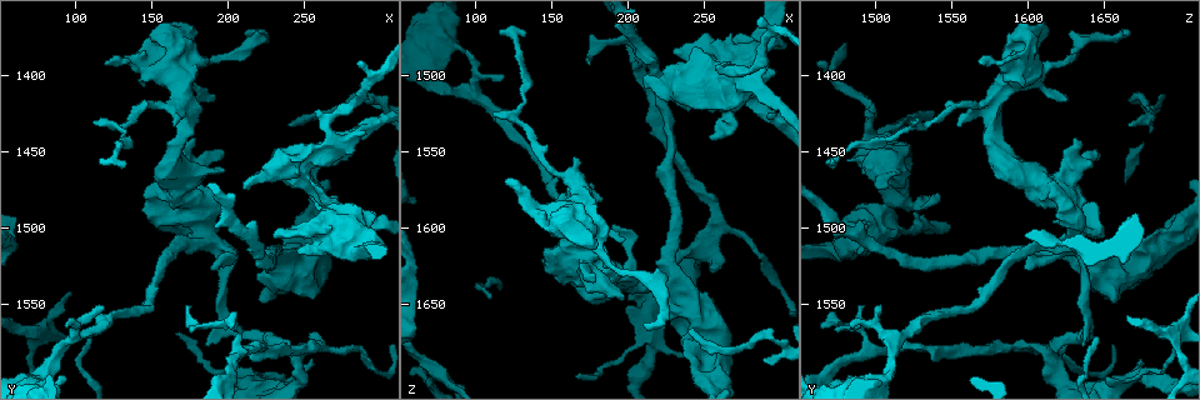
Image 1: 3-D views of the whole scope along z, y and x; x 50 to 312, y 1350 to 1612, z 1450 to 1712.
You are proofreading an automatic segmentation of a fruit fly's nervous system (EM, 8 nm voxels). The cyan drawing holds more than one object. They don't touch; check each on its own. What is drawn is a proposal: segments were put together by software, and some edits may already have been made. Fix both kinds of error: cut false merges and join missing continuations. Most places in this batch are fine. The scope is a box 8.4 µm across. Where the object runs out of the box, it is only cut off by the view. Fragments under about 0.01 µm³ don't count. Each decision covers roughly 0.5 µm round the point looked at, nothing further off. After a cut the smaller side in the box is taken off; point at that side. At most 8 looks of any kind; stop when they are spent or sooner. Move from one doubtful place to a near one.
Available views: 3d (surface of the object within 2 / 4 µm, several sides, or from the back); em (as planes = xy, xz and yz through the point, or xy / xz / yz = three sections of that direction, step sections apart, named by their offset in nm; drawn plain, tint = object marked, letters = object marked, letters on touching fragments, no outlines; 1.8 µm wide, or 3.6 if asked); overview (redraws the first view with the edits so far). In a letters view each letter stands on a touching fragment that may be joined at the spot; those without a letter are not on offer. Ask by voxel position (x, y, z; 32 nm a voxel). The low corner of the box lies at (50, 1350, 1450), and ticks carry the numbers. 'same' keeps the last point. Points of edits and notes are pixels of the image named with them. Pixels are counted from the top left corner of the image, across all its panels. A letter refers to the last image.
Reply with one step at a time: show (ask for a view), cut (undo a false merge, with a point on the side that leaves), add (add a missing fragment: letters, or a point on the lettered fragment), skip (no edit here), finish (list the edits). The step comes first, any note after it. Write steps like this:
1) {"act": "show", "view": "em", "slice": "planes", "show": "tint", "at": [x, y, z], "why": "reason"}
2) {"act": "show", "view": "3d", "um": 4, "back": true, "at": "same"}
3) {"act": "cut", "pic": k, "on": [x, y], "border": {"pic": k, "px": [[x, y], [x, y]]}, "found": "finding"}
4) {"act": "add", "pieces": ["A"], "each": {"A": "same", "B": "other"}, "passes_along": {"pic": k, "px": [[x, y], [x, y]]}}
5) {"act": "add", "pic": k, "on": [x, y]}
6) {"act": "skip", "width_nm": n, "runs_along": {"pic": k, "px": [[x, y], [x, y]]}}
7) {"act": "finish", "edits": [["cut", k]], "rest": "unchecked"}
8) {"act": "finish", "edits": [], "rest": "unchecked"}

{"act": "show", "view": "em", "slice": "planes", "show": "letters", "at": [246, 1514, 1490], "why": "thick end"}

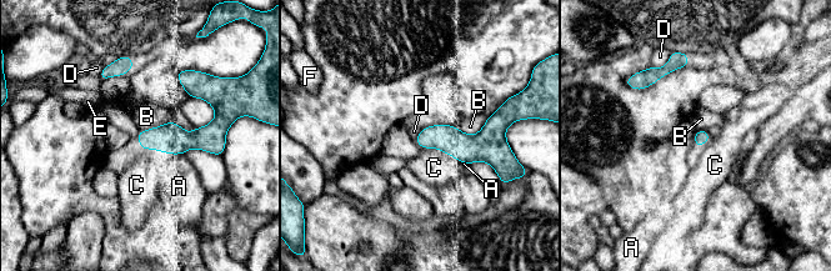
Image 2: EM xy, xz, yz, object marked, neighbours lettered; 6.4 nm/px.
{"act": "skip", "longest_contact_nm": ["B", 360], "each": {"A": "other", "B": "other", "C": "other", "D": "other", "E": "other", "F": "other"}, "runs_along": {"pic": 2, "px": [[495, 130], [484, 141], [419, 140]]}, "found": "no lettered fragment goes on from it"}

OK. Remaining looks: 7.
{"act": "show", "view": "em", "um": 3.6, "slice": "planes", "show": "plain", "at": [262, 1450, 1504], "why": "a fork"}

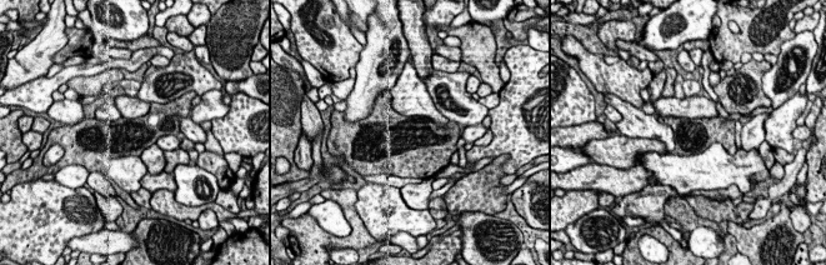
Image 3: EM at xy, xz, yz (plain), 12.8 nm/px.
{"act": "show", "view": "em", "um": 3.6, "slice": "planes", "show": "letters", "at": "same", "why": "what lies round it"}

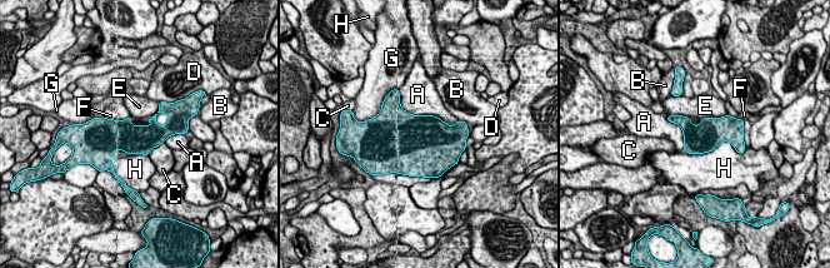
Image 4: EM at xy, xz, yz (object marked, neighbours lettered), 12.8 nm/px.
{"act": "skip", "each": {"A": "other", "B": "other", "C": "other", "D": "other", "E": "other", "F": "other", "G": "other", "H": "other"}, "border": {"pic": 4, "px": [[728, 114], [700, 118]]}, "found": "continuous, no second neuron"}

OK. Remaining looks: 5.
{"act": "show", "view": "3d", "um": 4, "at": [172, 1470, 1620], "why": "looks like a crossing"}

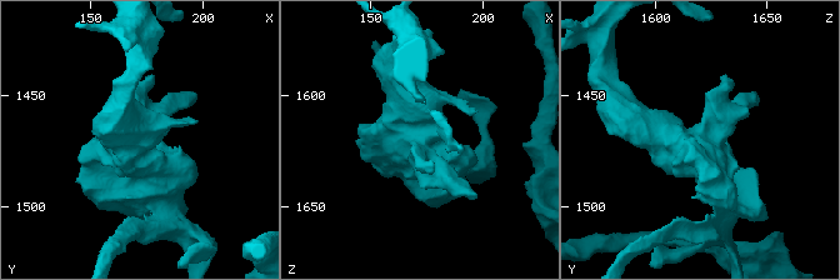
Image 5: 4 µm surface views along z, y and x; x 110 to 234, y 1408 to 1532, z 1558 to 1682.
{"act": "show", "view": "em", "um": 3.6, "slice": "planes", "show": "tint", "at": [173, 1467, 1622], "why": "need the tissue"}

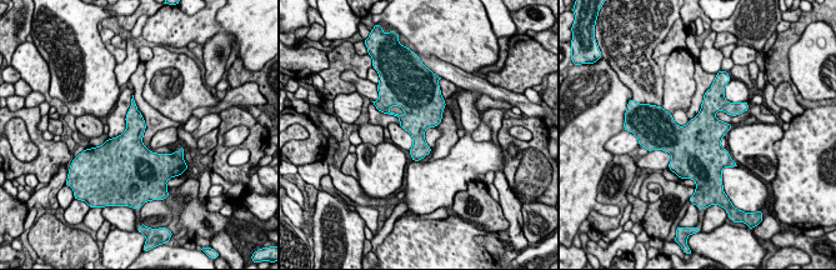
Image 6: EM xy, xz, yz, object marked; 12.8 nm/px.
{"act": "show", "view": "em", "um": 3.6, "slice": "planes", "show": "letters", "at": "same", "why": "see the neighbours"}

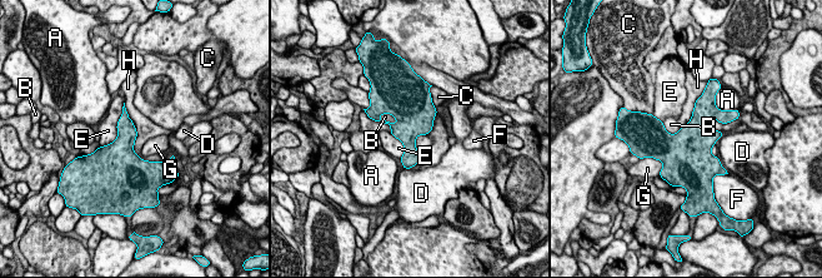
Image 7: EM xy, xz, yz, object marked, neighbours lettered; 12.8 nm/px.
{"act": "skip", "longest_contact_nm": ["H", 900], "each": {"A": "other", "B": "other", "C": "other", "D": "other", "E": "other", "F": "other", "G": "other", "H": "other"}, "found": "one neuron here"}

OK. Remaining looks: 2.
{"act": "finish", "edits": [], "rest": "unchecked"}

